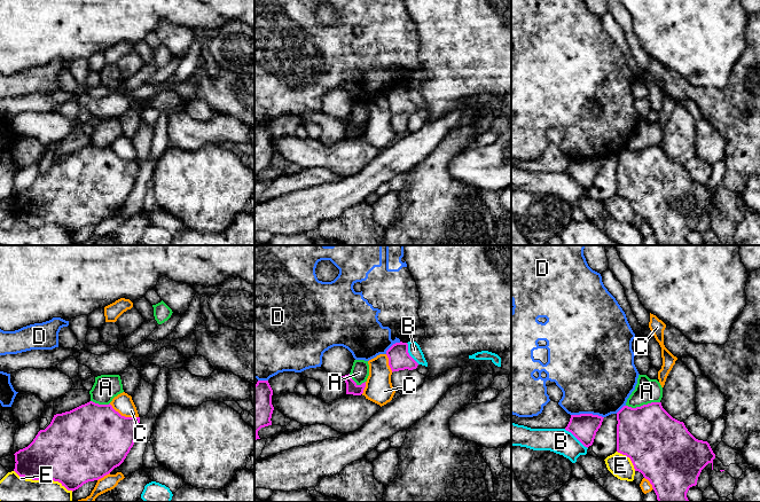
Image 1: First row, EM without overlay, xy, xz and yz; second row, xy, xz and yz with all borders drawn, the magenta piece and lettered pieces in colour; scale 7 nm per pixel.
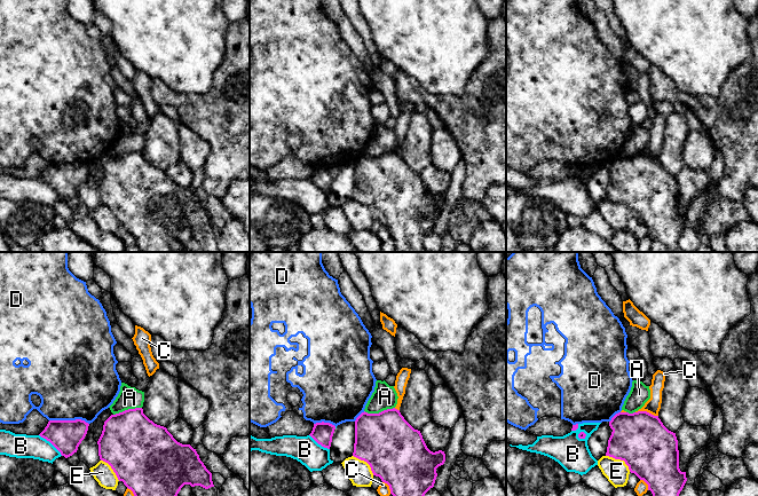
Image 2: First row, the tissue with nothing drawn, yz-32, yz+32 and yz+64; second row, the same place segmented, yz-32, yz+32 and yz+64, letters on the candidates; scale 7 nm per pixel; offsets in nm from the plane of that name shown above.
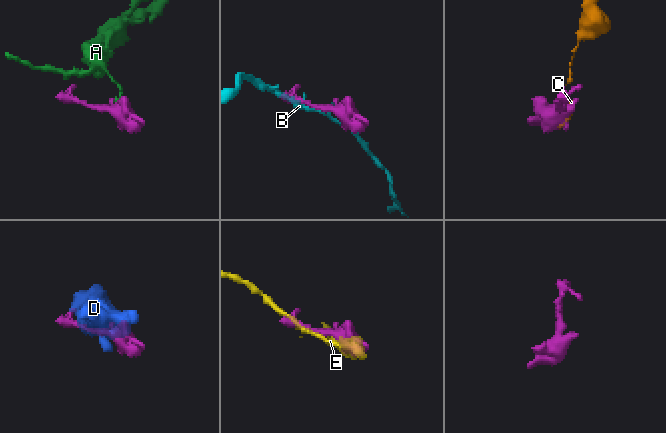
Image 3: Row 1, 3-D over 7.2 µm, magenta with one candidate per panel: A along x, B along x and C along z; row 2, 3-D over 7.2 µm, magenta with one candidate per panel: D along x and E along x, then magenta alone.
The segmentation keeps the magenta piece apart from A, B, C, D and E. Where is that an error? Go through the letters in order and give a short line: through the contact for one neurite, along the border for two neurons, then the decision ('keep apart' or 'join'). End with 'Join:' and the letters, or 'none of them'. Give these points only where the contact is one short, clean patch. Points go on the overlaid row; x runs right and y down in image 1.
A: yz (659, 401), (635, 407), (626, 406) | keep apart
B: keep apart
C: keep apart
D: keep apart
E: keep apart
Join: none of them

